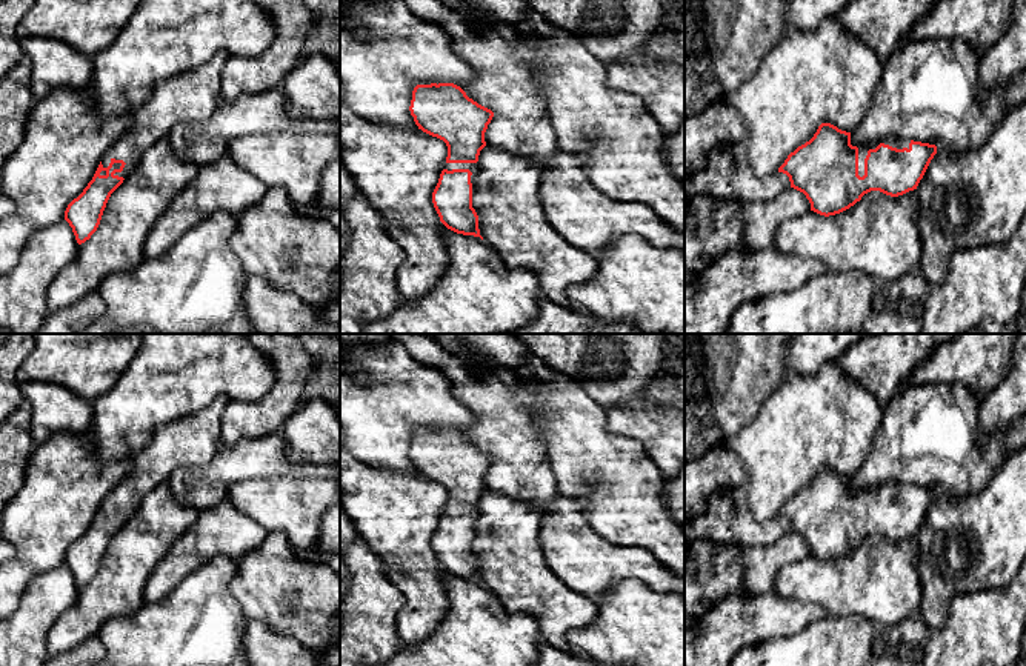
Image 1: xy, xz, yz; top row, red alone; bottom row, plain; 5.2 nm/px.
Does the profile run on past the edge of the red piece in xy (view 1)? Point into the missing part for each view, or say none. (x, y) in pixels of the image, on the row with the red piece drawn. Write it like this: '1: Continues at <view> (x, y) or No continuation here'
1: Continues at xy (193, 96)

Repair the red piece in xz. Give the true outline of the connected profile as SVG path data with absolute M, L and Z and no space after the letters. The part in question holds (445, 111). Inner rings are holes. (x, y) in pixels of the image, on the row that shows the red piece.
M454 83L417 85L409 111L418 129L448 146L446 163L432 192L440 221L457 234L483 240L472 194L478 155L486 146L485 132L494 112Z

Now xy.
M220 52L208 63L168 78L134 112L131 129L111 145L92 180L65 211L78 245L97 231L111 194L146 149L177 123L205 122L214 114L222 94L222 69L228 60Z

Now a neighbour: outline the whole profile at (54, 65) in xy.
M34 35L22 40L23 55L31 60L31 94L35 102L57 89L82 91L92 75L92 58L63 42Z

